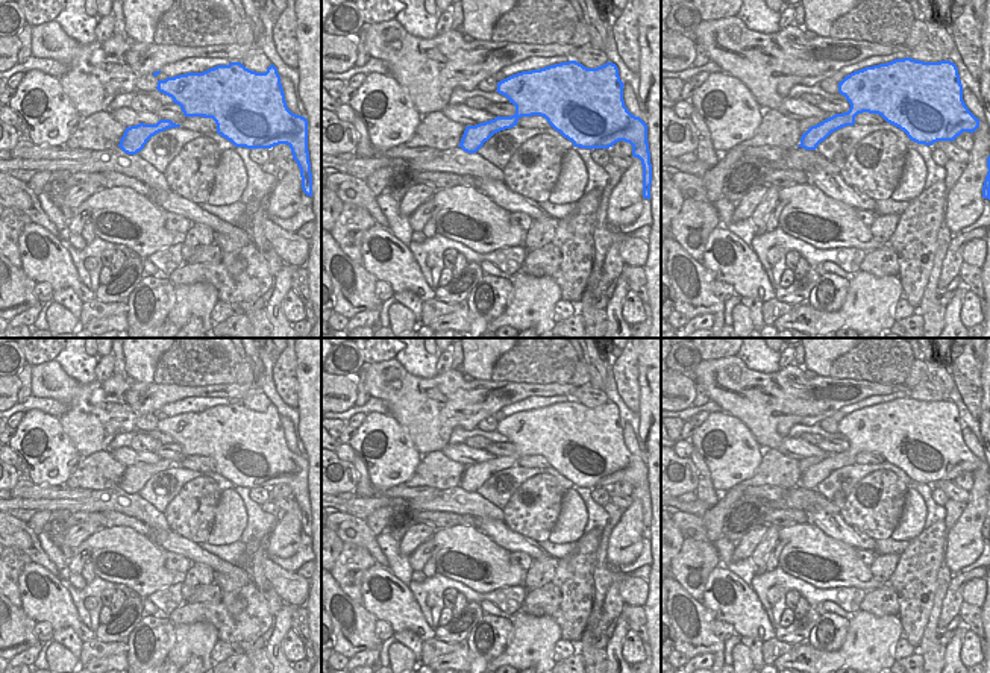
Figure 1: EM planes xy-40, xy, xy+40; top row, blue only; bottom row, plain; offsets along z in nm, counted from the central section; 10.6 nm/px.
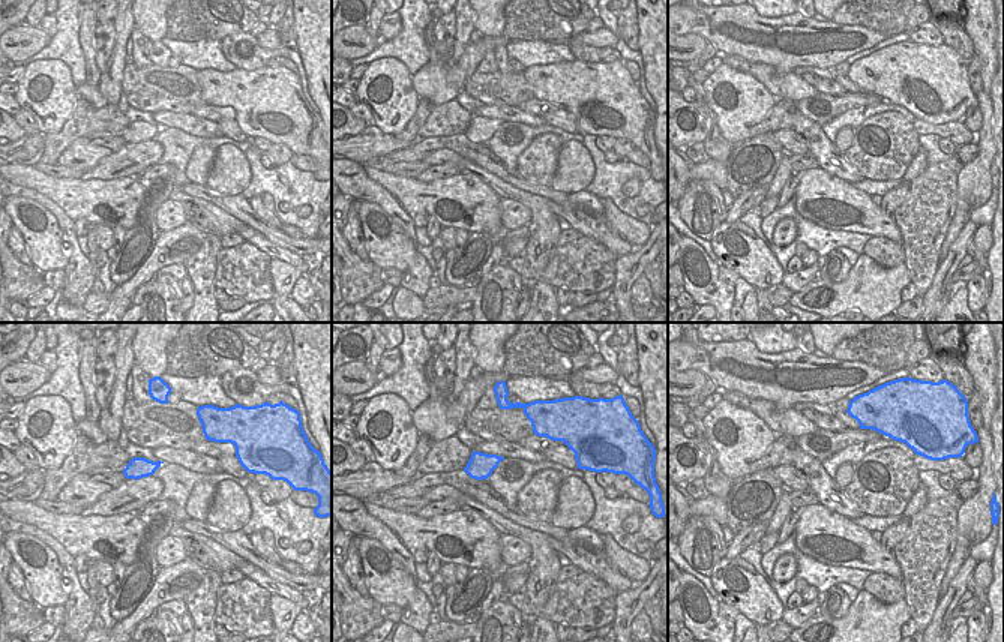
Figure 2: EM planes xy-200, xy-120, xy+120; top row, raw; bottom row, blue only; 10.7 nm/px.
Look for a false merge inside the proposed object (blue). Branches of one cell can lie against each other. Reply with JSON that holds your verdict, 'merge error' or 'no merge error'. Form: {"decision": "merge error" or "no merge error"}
{"decision": "no merge error"}

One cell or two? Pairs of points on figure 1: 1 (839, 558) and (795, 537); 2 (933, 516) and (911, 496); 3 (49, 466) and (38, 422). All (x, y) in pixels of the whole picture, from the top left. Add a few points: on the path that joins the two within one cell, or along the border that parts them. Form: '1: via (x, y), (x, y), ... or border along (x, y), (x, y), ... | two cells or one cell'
1: via (828, 557), (810, 552), (805, 547) | one cell
2: border along (913, 488), (925, 505), (924, 528) | two cells
3: via (50, 455), (50, 438), (46, 432) | one cell

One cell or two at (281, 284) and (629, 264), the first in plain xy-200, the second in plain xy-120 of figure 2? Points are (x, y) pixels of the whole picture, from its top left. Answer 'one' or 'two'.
one

